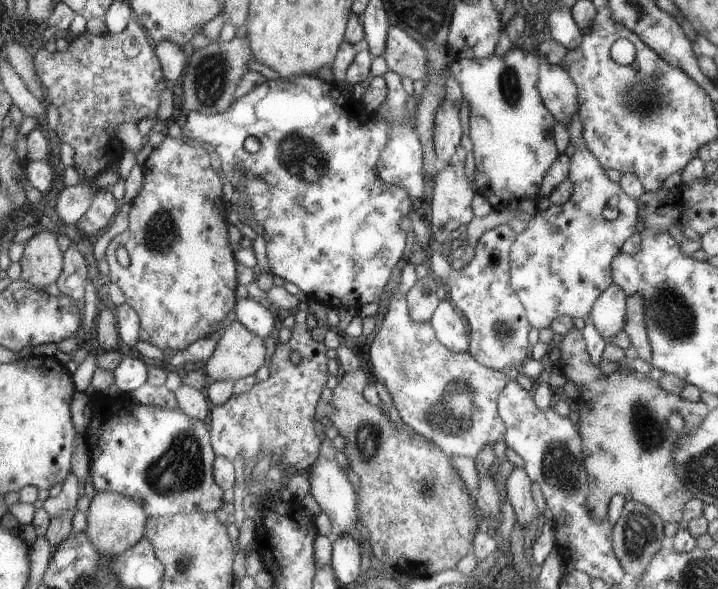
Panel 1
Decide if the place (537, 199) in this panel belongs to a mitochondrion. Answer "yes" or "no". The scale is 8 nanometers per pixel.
no

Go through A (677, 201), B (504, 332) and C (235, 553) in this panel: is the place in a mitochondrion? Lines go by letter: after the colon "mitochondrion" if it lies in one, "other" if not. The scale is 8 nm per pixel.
A: other
B: mitochondrion
C: other

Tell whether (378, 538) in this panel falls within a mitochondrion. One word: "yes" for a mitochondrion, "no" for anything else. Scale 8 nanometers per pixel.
no

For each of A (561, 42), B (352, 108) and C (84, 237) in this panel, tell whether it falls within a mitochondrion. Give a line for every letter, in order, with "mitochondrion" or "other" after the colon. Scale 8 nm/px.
A: other
B: other
C: other

